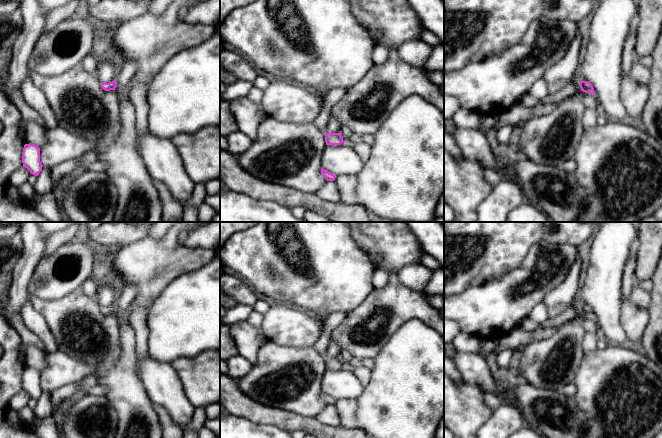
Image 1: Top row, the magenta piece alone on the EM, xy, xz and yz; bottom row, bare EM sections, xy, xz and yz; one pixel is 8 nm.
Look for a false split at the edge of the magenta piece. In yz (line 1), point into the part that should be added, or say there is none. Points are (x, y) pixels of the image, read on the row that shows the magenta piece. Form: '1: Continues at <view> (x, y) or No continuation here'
1: No continuation here

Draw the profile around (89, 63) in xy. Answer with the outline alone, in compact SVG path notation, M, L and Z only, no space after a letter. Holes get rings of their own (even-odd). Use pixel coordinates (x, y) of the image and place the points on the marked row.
M90 53L81 61L80 68L88 73L96 75L98 67L97 59Z

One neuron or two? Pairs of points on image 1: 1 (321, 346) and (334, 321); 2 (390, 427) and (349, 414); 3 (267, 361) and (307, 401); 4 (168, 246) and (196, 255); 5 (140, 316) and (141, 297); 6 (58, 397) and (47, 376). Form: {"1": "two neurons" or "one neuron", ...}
{"1": "one neuron", "2": "two neurons", "3": "one neuron", "4": "one neuron", "5": "two neurons", "6": "two neurons"}

